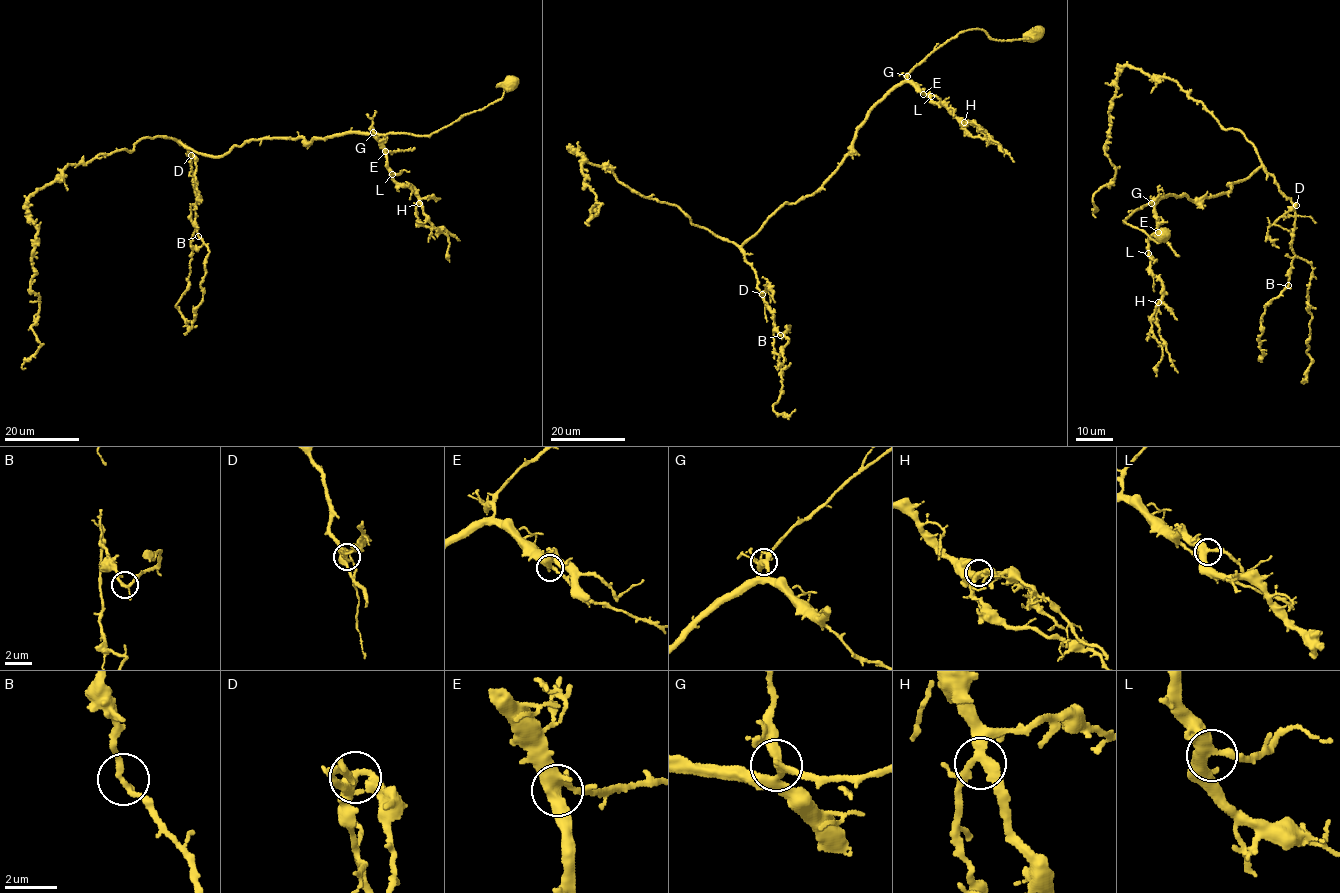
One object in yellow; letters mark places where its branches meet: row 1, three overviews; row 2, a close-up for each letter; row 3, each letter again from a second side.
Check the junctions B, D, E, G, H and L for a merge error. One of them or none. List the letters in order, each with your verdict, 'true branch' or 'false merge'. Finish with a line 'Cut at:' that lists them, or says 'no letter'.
B: true branch
D: true branch
E: true branch
G: true branch
H: true branch
L: true branch
Cut at: no letter

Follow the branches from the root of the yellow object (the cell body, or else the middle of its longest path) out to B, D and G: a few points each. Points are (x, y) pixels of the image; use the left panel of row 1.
B: (510, 81), (501, 98), (427, 135), (273, 137), (215, 156), (179, 142), (190, 157), (198, 236)
D: (510, 81), (501, 98), (427, 135), (354, 131), (306, 143), (273, 137), (215, 156), (179, 142), (191, 155)
G: (510, 81), (501, 98), (465, 113), (430, 135), (373, 132)

